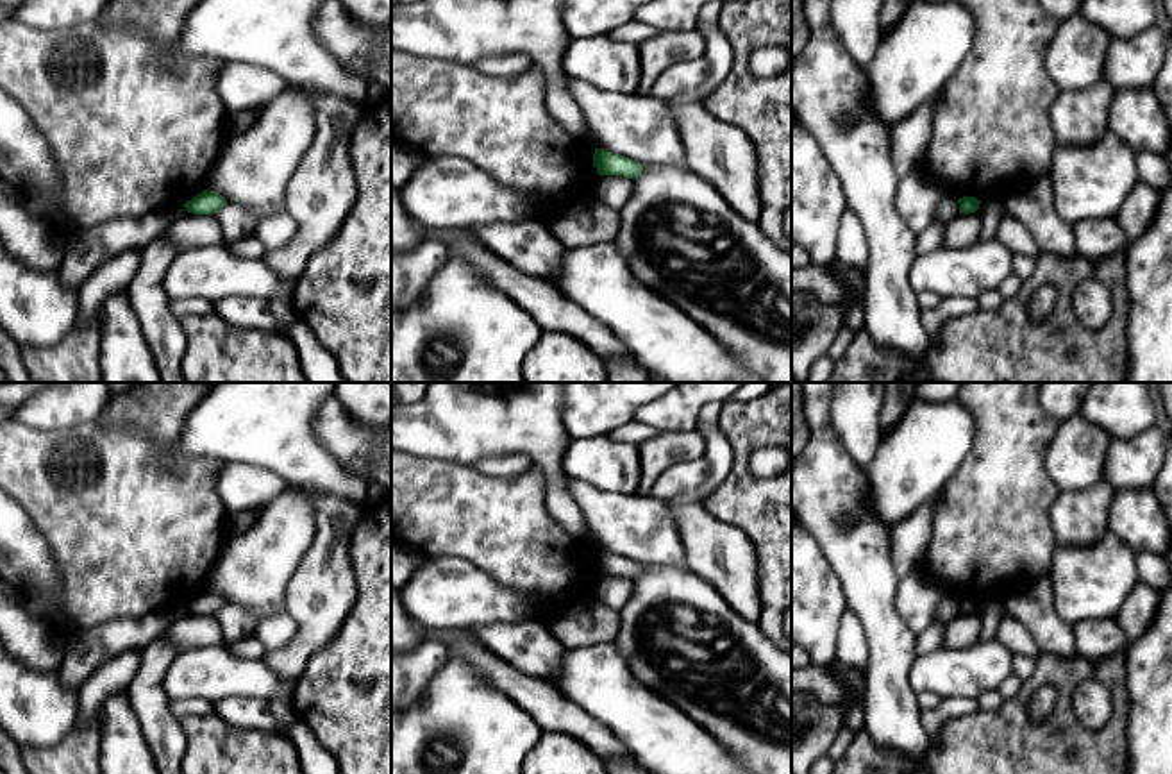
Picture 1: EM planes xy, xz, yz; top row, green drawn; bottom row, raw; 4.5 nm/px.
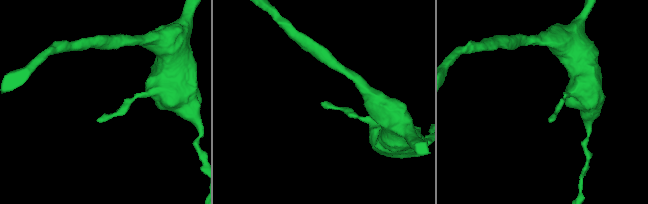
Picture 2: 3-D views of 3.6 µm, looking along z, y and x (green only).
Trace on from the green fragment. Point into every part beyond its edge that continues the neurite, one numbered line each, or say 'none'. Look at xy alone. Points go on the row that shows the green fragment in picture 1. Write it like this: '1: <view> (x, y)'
none

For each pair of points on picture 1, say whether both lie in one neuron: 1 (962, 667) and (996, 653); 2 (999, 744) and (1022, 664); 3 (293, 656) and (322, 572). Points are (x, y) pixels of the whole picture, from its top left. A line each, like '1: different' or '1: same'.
1: same
2: different
3: same

